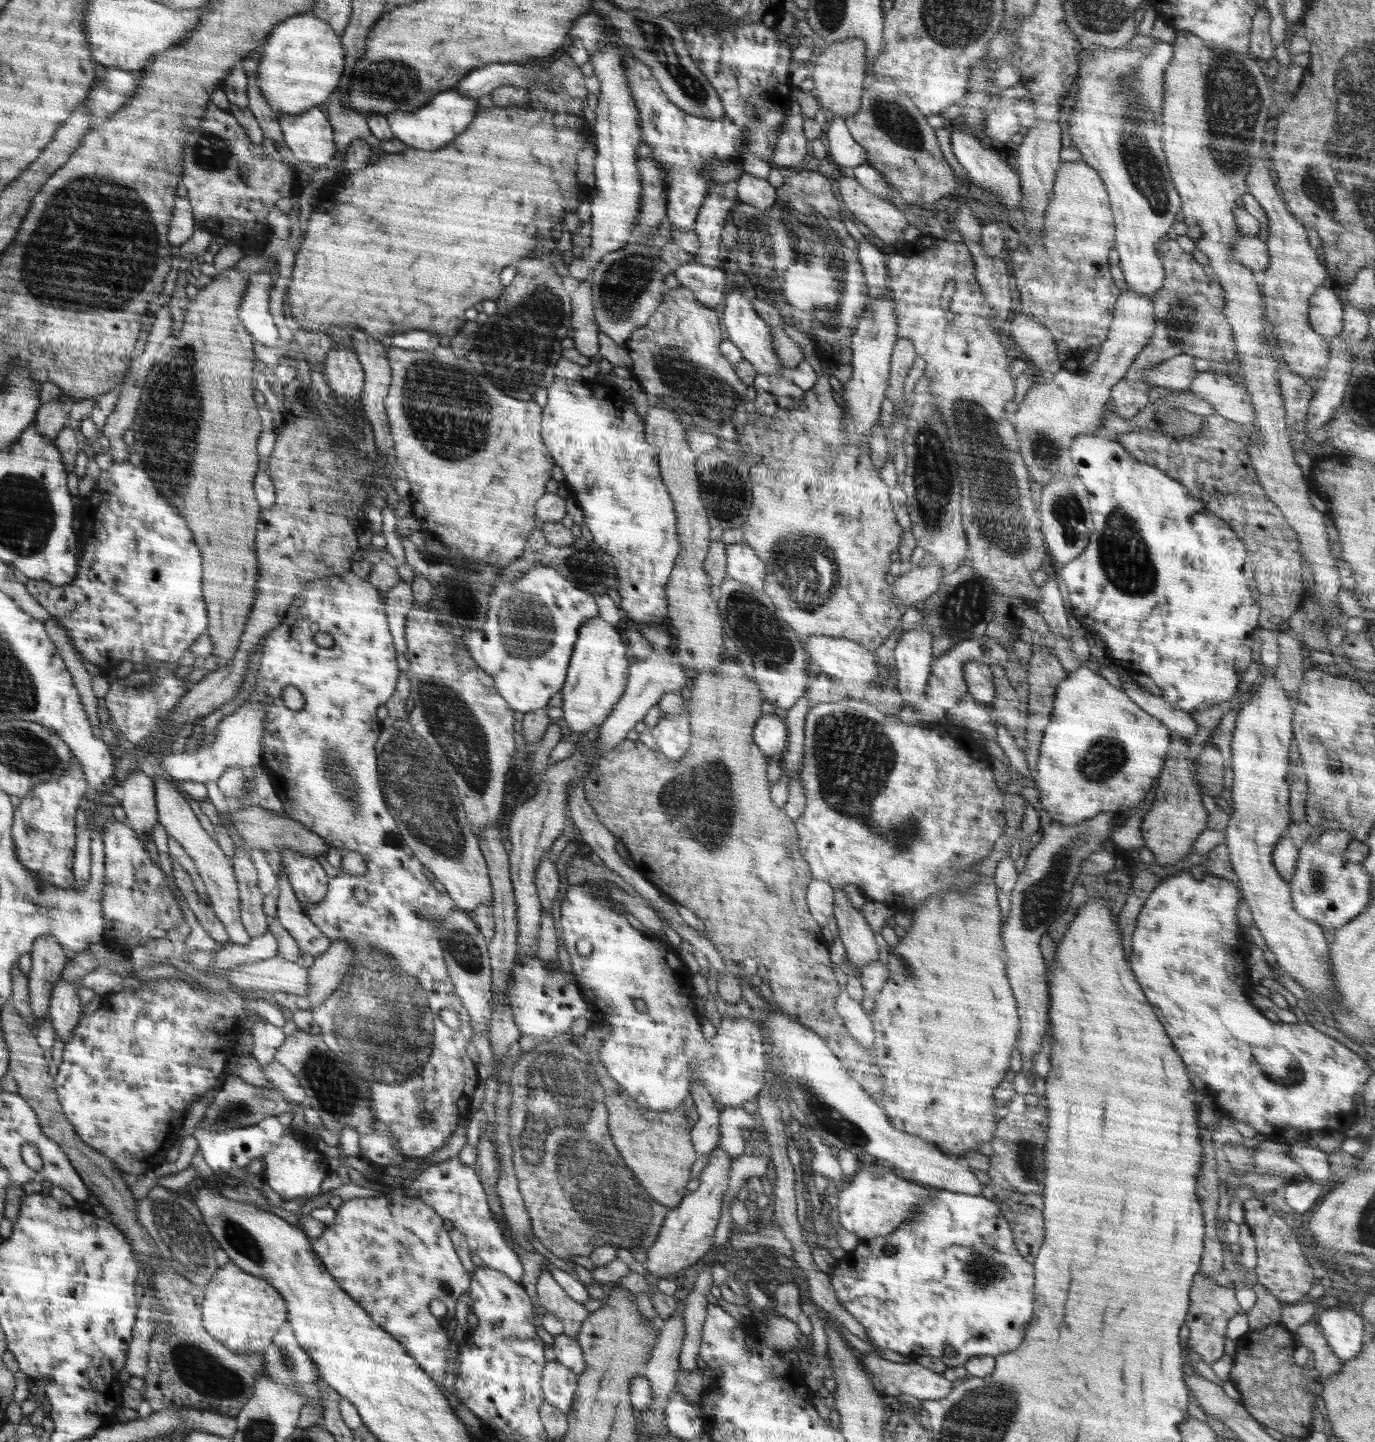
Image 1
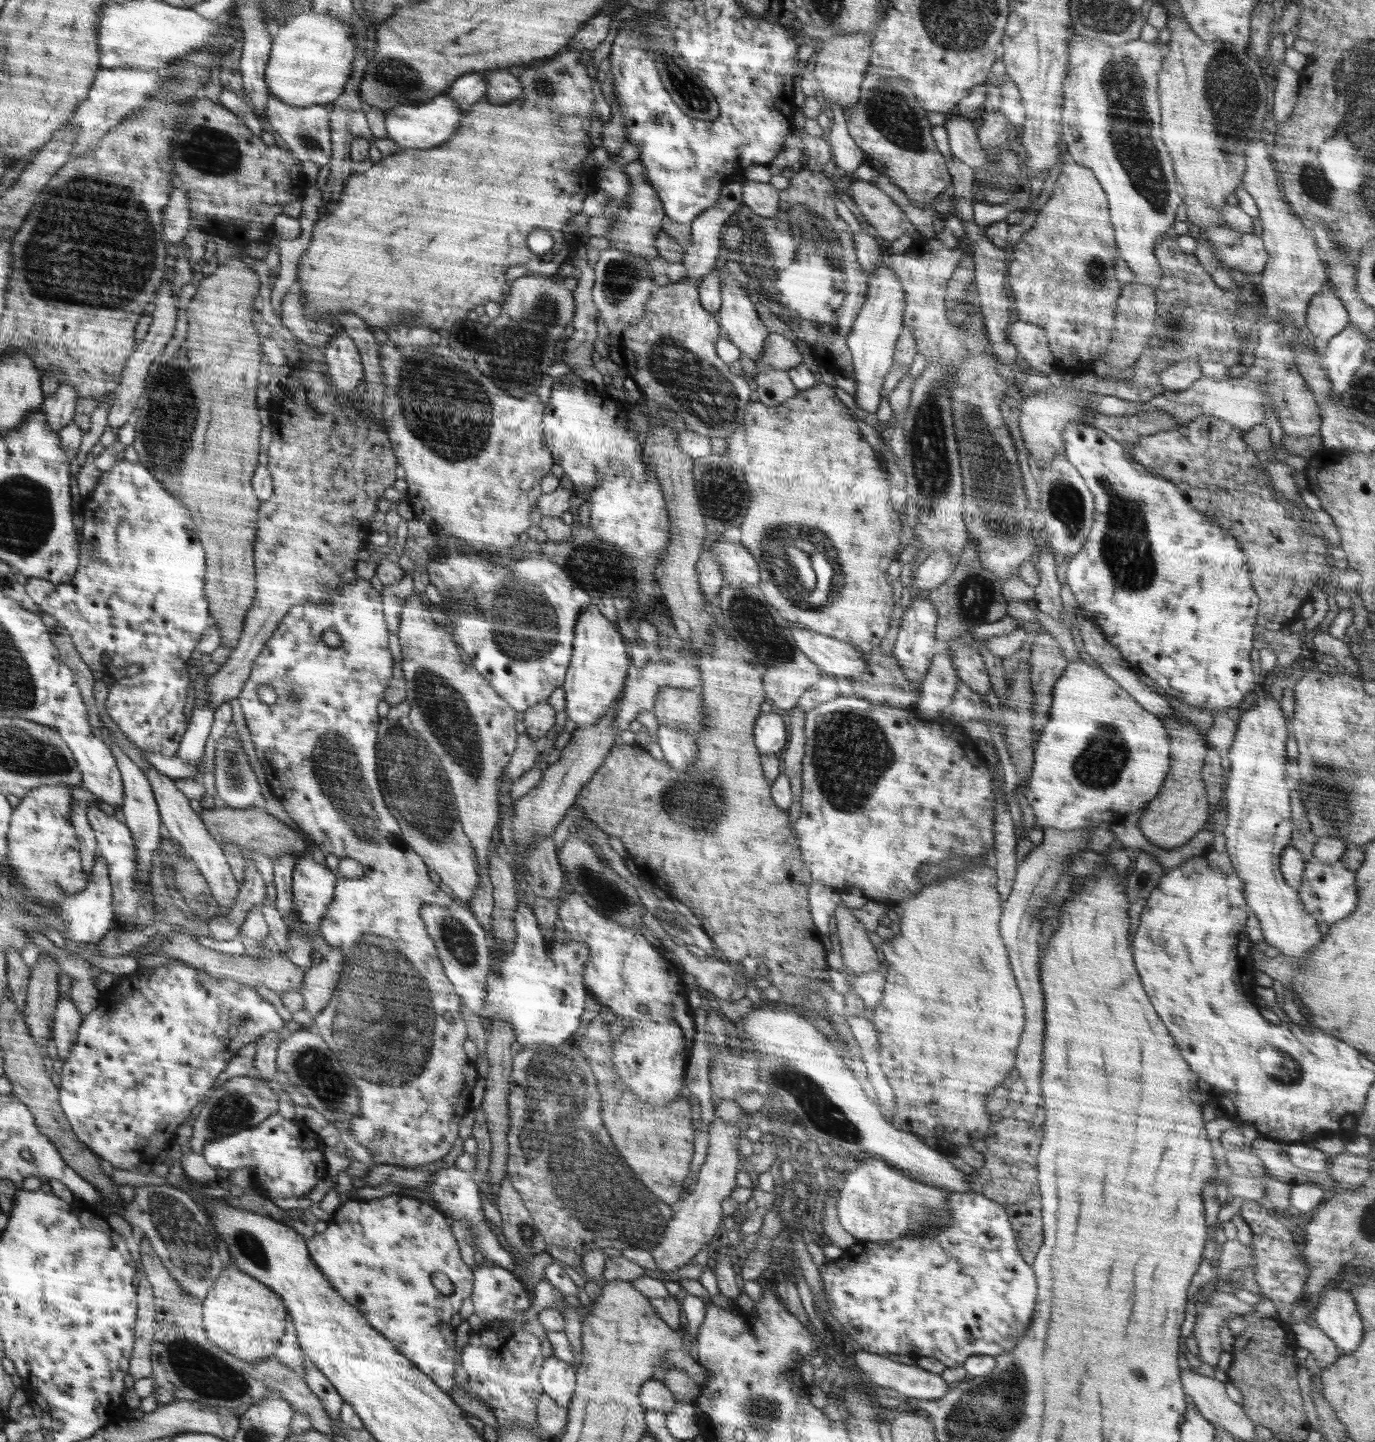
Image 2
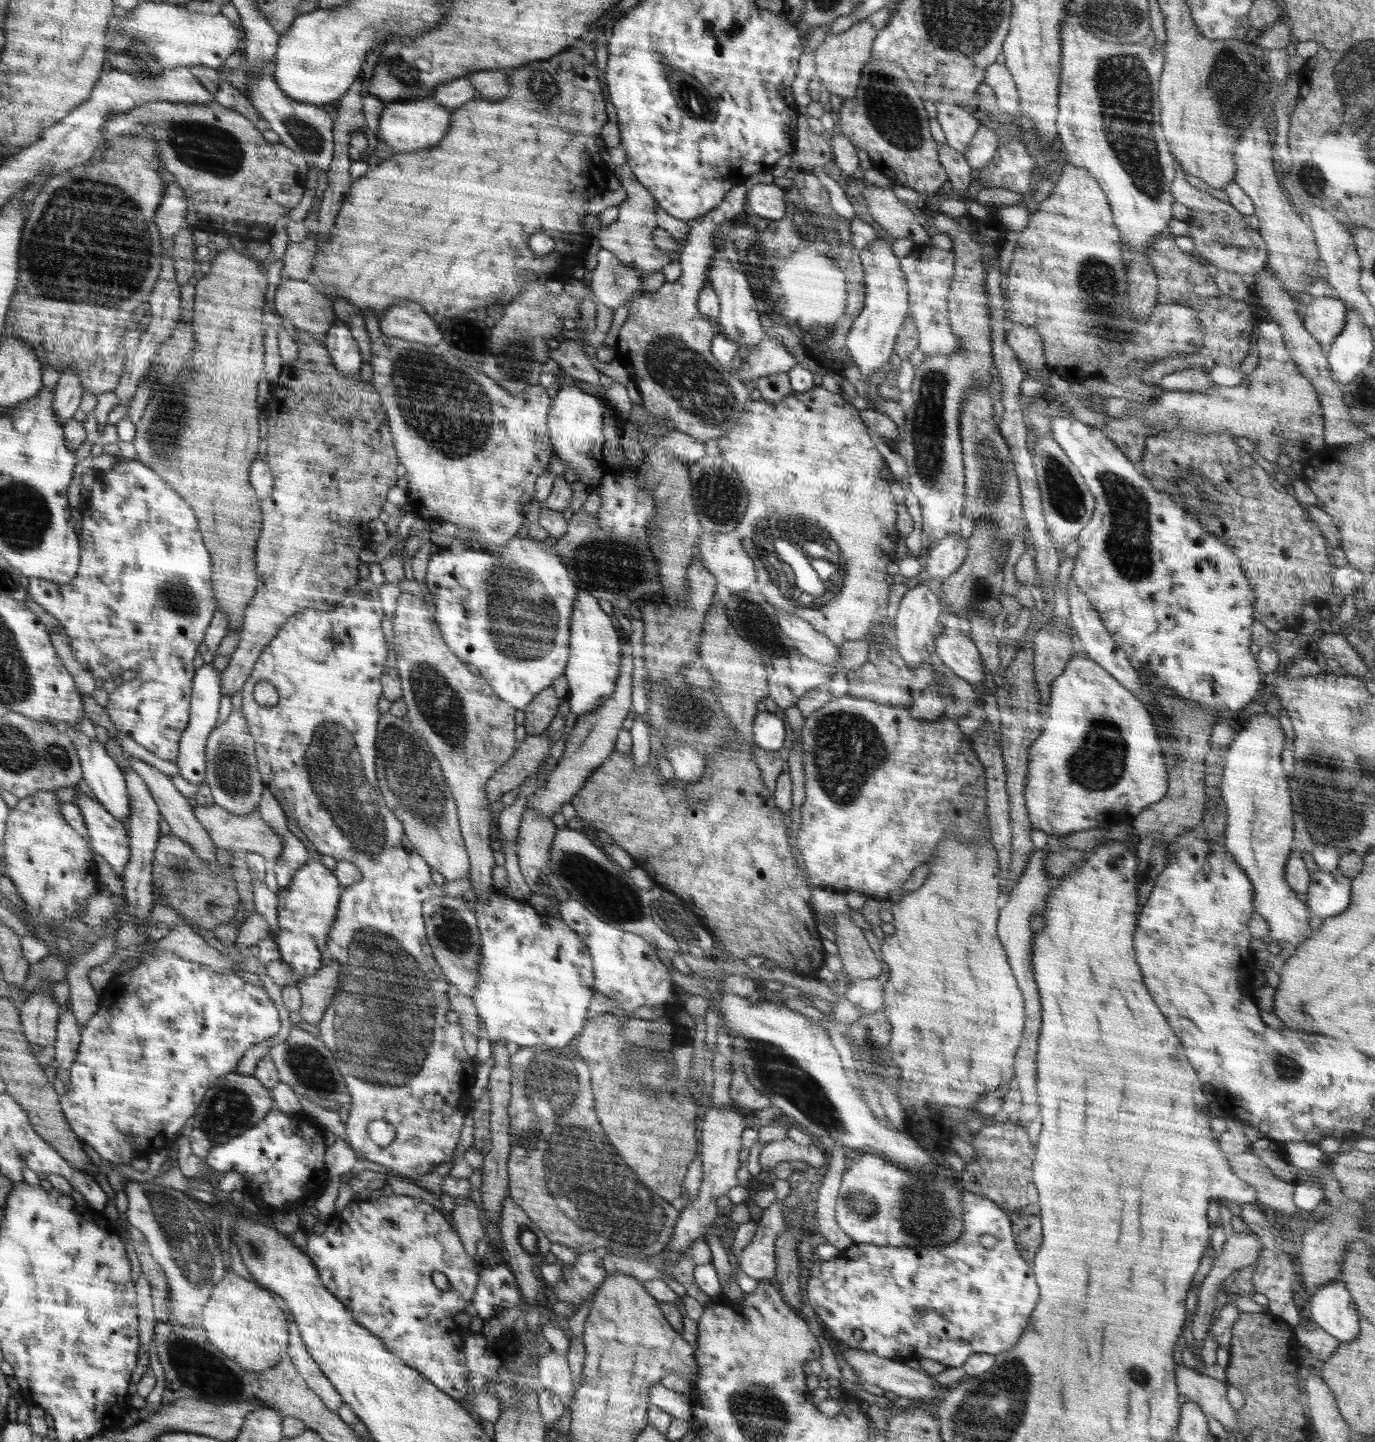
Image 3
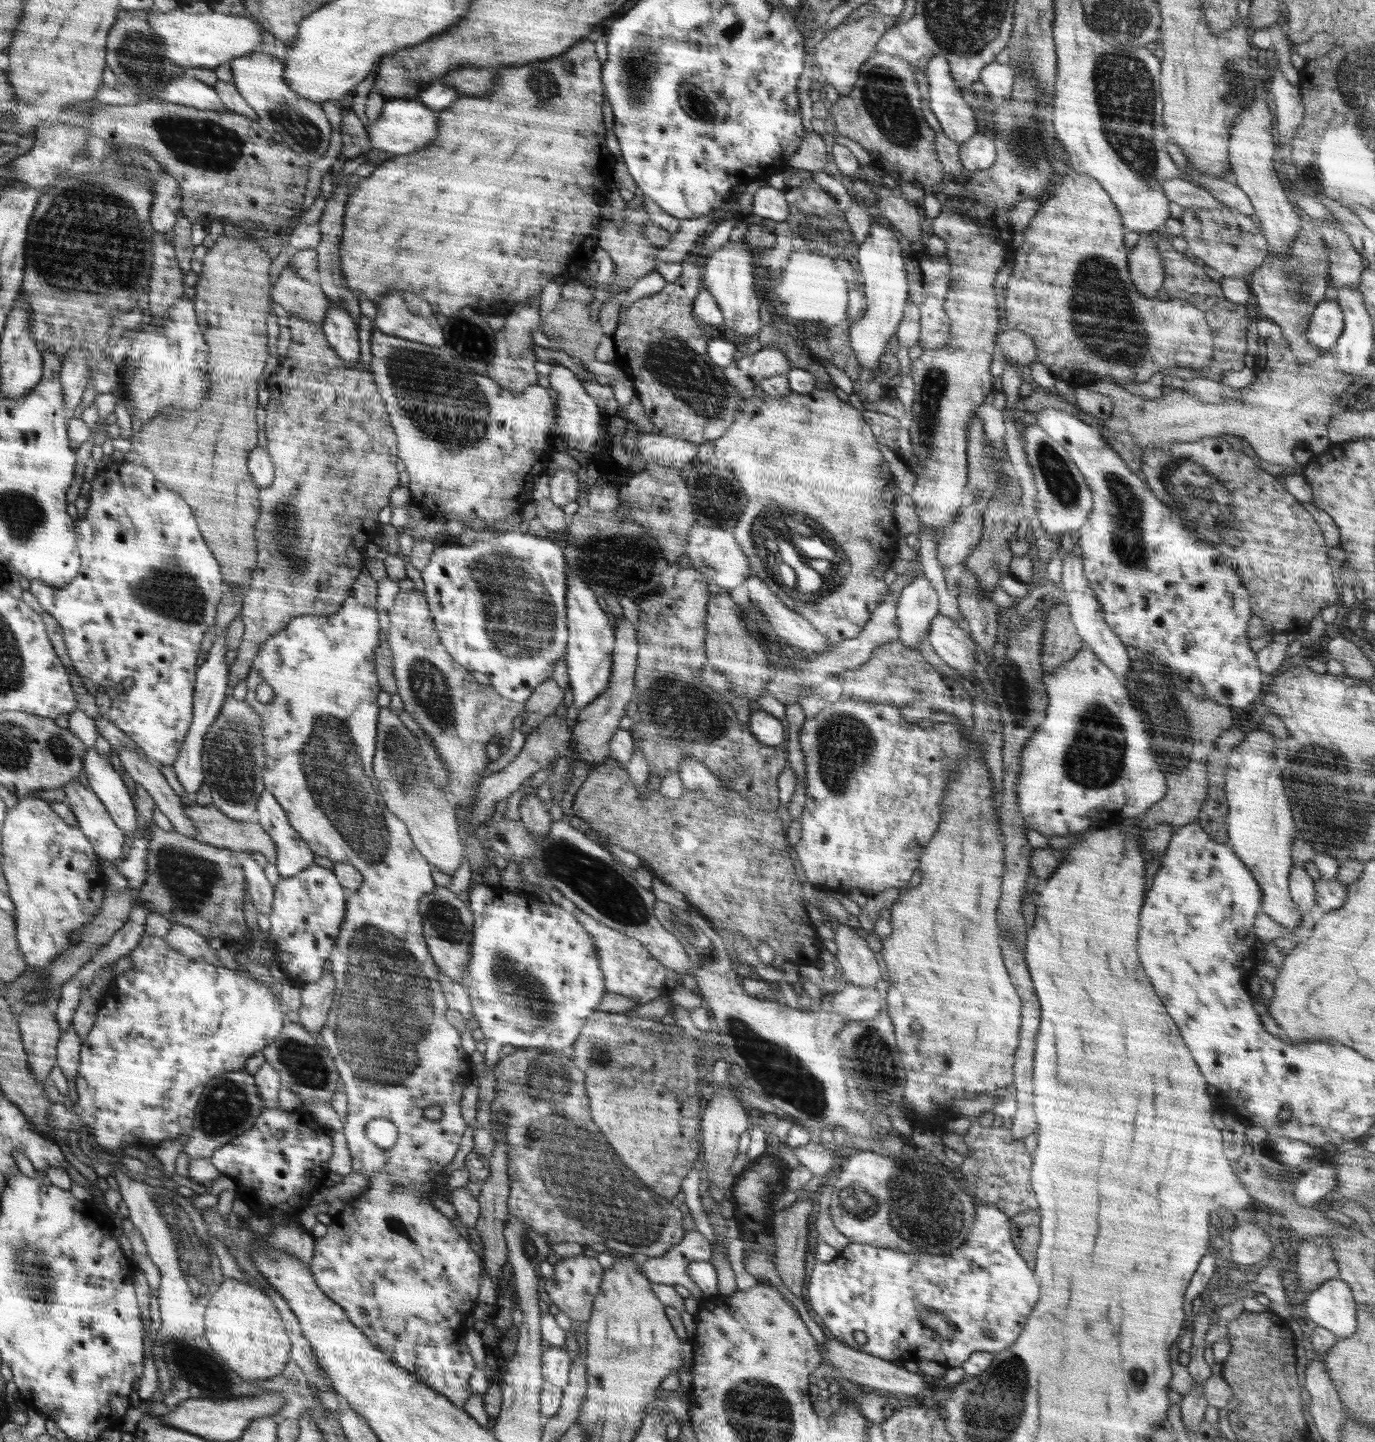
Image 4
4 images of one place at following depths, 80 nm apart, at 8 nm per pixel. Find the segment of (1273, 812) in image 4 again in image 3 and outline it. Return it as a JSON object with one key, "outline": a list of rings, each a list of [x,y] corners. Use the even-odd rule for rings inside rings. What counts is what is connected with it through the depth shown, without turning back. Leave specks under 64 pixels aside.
{"outline":[[[1268,713],[1252,715],[1250,721],[1237,728],[1234,740],[1224,752],[1225,766],[1221,782],[1221,795],[1227,808],[1227,821],[1223,837],[1228,854],[1235,860],[1253,886],[1254,912],[1262,915],[1270,927],[1270,938],[1279,944],[1300,946],[1311,930],[1308,924],[1310,913],[1307,904],[1300,900],[1285,877],[1285,866],[1294,840],[1295,818],[1290,796],[1288,776],[1282,767],[1281,752],[1286,748],[1284,731],[1280,721]]]}

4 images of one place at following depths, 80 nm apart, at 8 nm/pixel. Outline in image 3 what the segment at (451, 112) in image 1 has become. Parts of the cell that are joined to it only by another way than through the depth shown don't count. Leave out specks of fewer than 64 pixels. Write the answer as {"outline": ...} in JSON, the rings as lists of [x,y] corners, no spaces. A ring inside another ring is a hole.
{"outline":[[[419,100],[412,103],[390,103],[384,107],[379,118],[377,140],[386,143],[395,152],[414,152],[434,146],[450,126],[450,108],[438,106],[434,100]]]}

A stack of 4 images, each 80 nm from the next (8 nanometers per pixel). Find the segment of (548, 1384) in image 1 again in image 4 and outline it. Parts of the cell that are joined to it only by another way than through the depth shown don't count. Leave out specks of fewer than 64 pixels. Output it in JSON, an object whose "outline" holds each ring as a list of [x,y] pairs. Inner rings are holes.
{"outline":[[[548,1347],[541,1356],[541,1371],[545,1382],[554,1384],[560,1389],[564,1389],[570,1382],[570,1355],[564,1347]]]}

